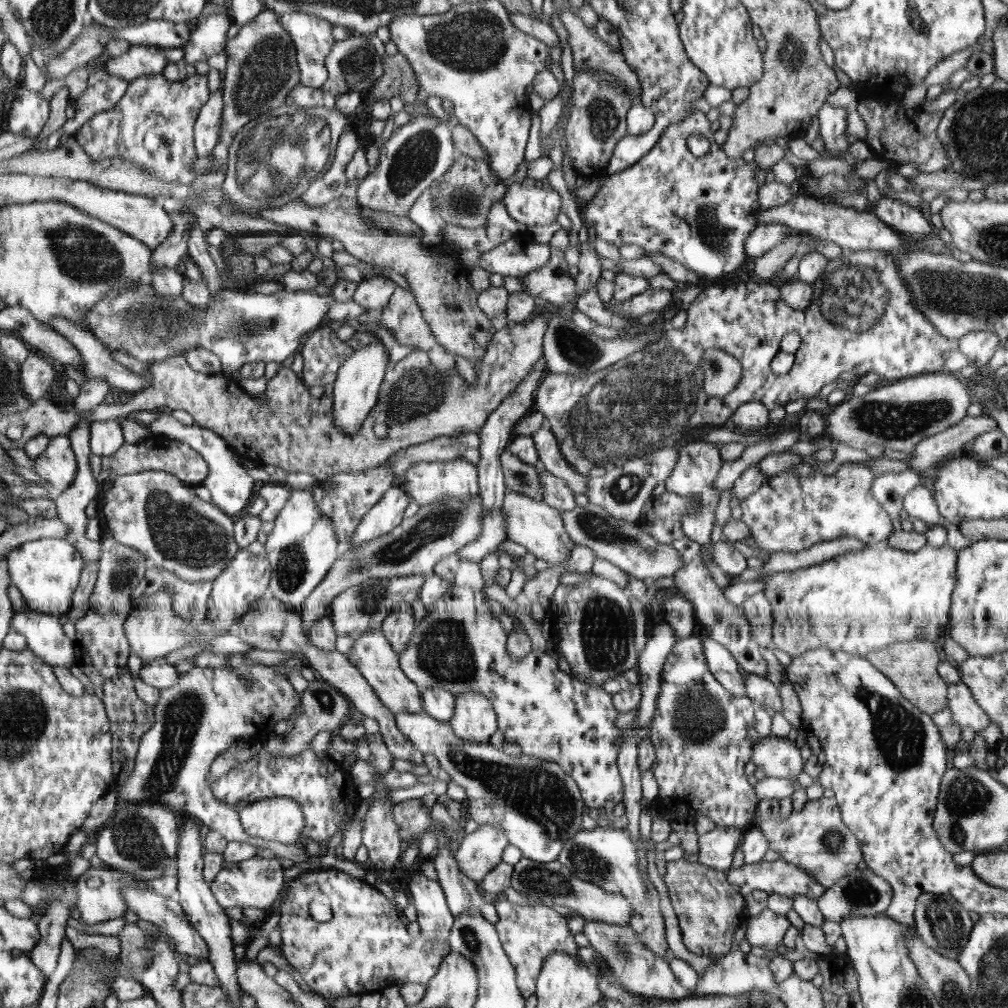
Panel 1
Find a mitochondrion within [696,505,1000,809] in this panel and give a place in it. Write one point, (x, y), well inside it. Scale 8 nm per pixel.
(900, 737)

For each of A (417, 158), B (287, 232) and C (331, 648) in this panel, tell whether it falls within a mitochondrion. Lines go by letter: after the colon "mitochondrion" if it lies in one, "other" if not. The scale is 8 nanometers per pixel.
A: mitochondrion
B: other
C: other

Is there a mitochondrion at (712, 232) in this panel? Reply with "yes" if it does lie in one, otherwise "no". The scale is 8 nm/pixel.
yes

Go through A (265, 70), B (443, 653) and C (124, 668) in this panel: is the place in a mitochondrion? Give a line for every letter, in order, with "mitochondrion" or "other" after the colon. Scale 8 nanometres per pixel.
A: mitochondrion
B: mitochondrion
C: other

